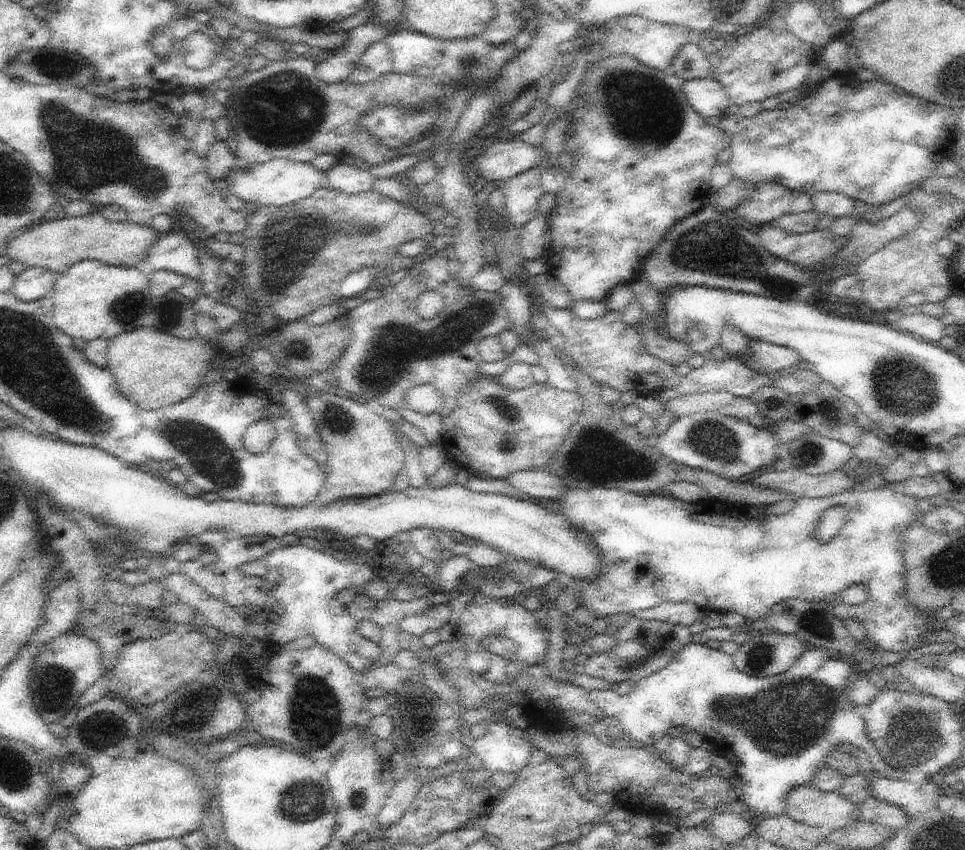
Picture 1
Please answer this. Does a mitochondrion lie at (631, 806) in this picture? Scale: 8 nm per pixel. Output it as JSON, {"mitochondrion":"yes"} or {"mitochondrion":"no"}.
{"mitochondrion":"no"}

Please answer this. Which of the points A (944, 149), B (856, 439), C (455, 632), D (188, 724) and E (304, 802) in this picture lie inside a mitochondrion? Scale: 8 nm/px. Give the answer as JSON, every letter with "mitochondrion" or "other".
{"A":"other","B":"other","C":"other","D":"other","E":"mitochondrion"}

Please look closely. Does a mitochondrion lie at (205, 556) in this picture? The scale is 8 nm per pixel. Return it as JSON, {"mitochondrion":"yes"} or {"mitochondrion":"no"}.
{"mitochondrion":"yes"}

